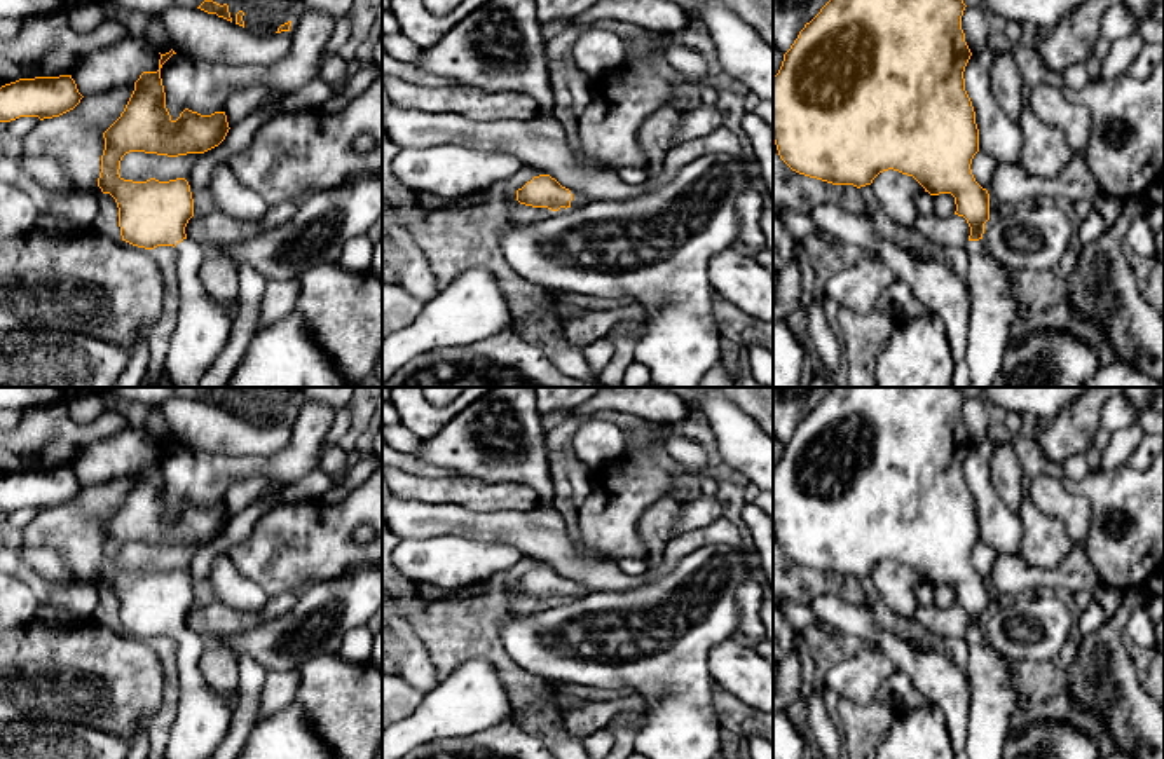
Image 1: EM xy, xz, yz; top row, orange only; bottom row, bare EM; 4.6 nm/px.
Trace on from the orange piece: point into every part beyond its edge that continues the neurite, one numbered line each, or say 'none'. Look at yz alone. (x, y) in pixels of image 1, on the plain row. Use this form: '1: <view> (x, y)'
1: yz (993, 697)

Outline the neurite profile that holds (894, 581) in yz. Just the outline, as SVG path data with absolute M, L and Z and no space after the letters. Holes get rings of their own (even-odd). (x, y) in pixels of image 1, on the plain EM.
M888 560L873 571L871 579L888 609L904 618L914 614L918 609L914 588L925 579L913 567Z

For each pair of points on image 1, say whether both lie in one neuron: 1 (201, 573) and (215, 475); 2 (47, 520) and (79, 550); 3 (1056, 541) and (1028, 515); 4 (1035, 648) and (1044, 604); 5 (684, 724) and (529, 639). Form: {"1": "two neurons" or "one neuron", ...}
{"1": "two neurons", "2": "one neuron", "3": "one neuron", "4": "one neuron", "5": "one neuron"}

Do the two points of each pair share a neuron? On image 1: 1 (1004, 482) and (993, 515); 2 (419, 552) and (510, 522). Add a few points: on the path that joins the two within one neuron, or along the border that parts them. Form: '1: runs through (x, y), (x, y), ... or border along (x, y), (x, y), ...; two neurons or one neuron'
1: border along (992, 454), (992, 485), (999, 498), (1016, 513); two neurons
2: border along (423, 538), (465, 536), (505, 545); two neurons

